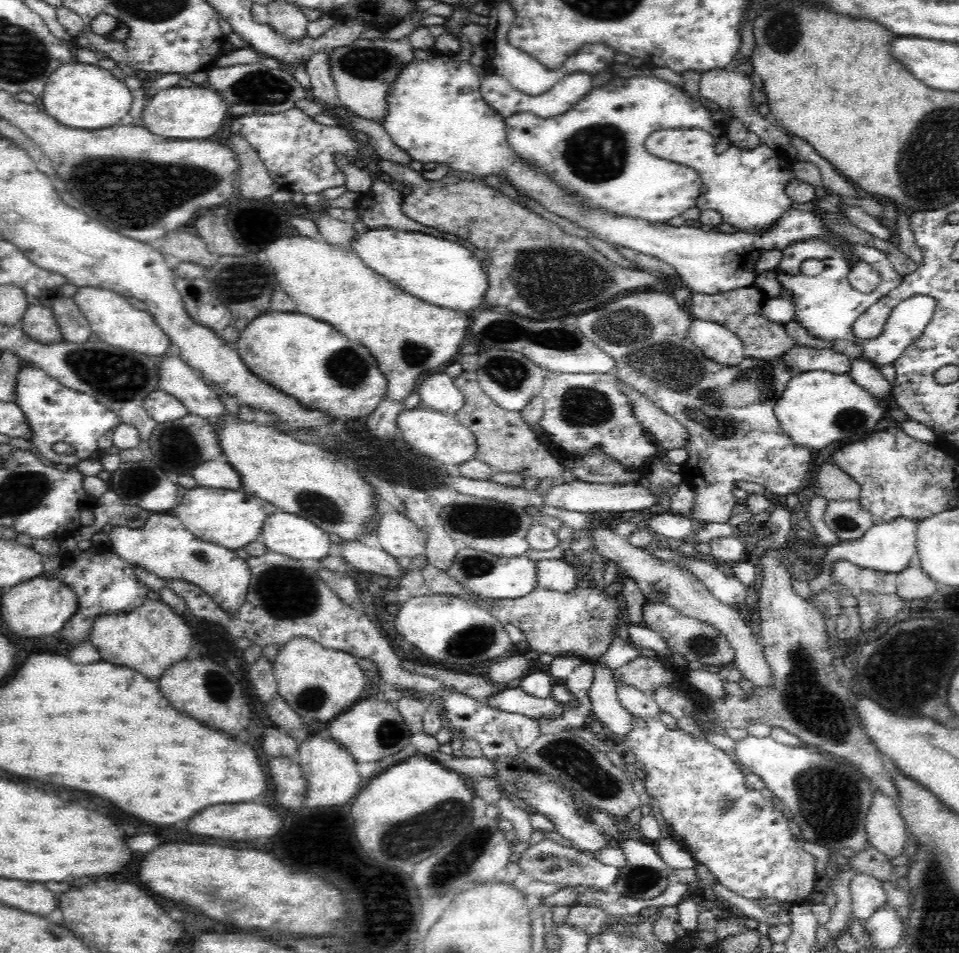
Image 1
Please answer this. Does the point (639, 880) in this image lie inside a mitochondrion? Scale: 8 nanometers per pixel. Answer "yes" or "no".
yes

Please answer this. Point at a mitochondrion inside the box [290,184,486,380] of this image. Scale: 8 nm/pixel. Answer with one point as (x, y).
(414, 354)

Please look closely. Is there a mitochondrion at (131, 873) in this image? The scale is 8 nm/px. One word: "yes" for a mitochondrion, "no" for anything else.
no

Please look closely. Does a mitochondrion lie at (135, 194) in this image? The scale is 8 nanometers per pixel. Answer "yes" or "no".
yes

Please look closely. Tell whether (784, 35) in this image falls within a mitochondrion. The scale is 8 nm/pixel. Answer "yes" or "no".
yes

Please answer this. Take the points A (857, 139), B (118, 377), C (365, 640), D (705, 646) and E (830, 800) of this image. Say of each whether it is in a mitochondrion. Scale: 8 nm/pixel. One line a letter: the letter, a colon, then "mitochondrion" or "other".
A: other
B: mitochondrion
C: other
D: mitochondrion
E: mitochondrion

